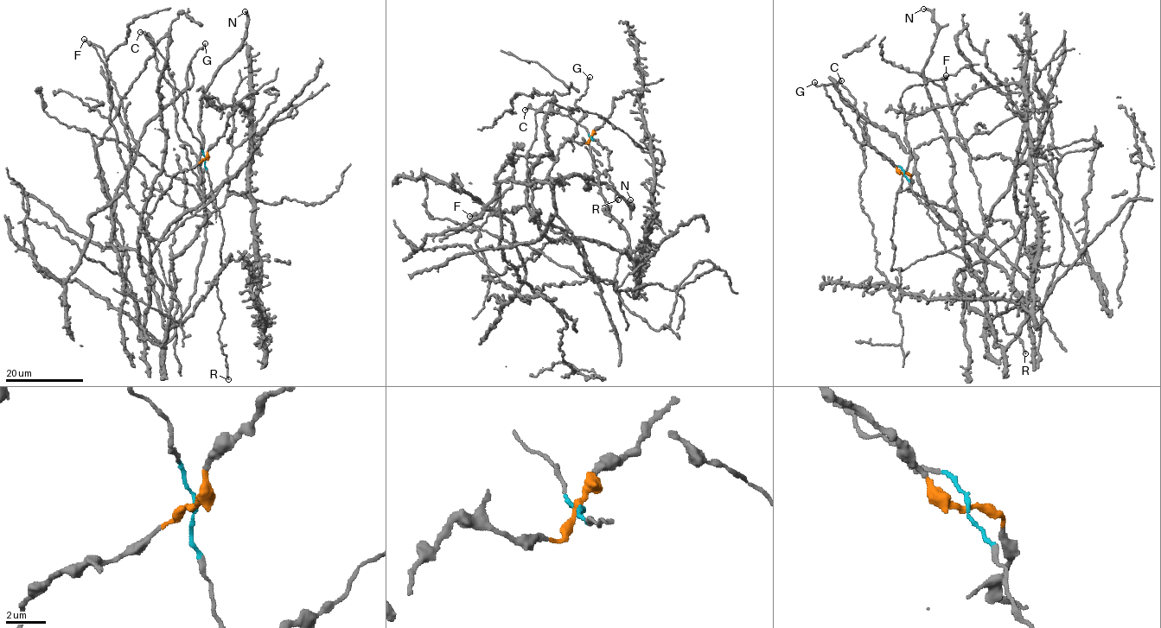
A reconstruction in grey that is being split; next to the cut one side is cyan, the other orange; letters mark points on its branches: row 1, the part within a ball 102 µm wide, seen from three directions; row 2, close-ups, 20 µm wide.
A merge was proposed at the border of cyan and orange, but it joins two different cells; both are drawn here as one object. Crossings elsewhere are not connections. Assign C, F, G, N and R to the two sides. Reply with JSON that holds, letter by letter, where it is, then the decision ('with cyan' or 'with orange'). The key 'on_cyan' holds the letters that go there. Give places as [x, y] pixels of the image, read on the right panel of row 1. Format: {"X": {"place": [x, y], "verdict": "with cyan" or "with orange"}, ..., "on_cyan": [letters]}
{"C": {"place": [841, 80], "verdict": "with cyan"}, "F": {"place": [946, 75], "verdict": "with orange"}, "G": {"place": [814, 82], "verdict": "with cyan"}, "N": {"place": [923, 9], "verdict": "with orange"}, "R": {"place": [1025, 353], "verdict": "with cyan"}, "on_cyan": ["C", "G", "R"]}

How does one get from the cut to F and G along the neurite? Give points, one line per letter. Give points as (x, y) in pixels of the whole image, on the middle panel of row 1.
F: (591, 137), (586, 143), (566, 141), (527, 206), (469, 216)
G: (591, 137), (587, 130), (569, 116), (572, 112), (571, 110), (579, 111), (575, 100), (584, 94), (590, 77)

